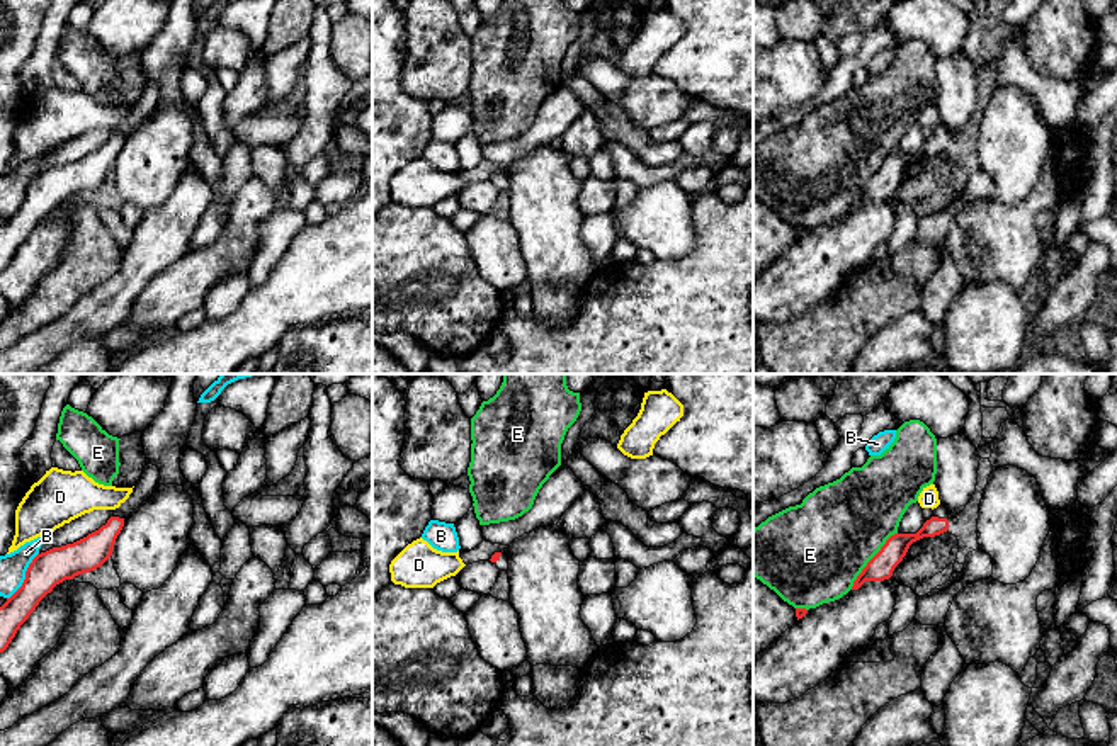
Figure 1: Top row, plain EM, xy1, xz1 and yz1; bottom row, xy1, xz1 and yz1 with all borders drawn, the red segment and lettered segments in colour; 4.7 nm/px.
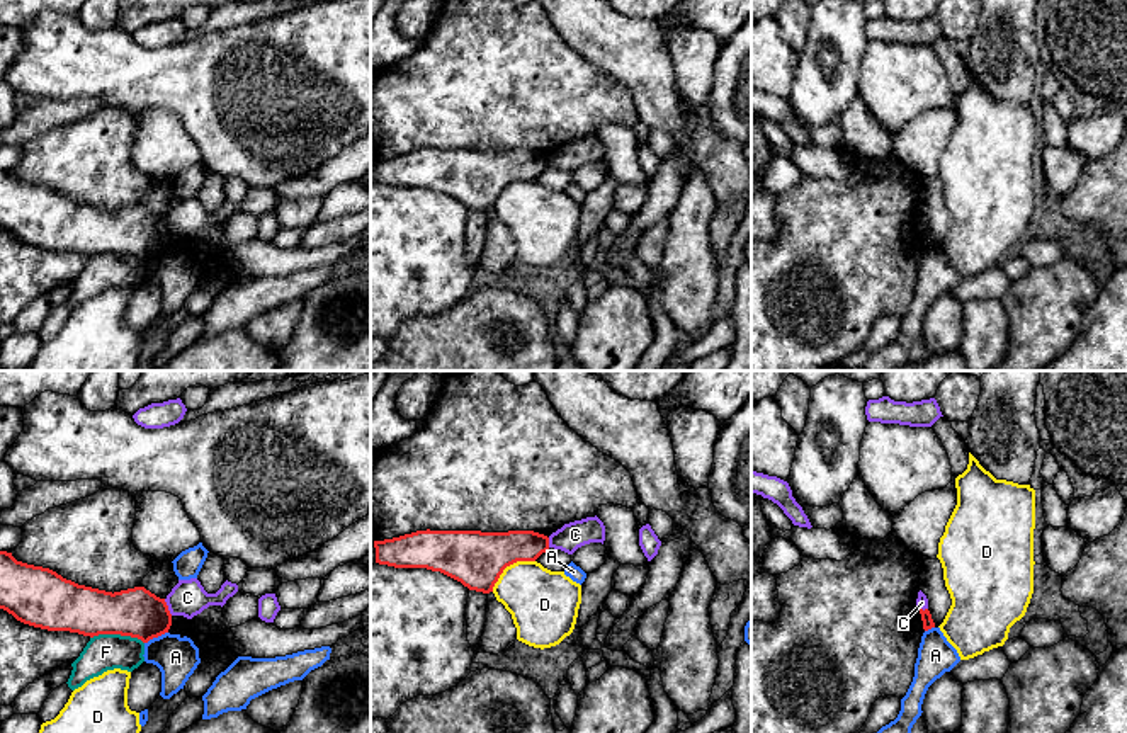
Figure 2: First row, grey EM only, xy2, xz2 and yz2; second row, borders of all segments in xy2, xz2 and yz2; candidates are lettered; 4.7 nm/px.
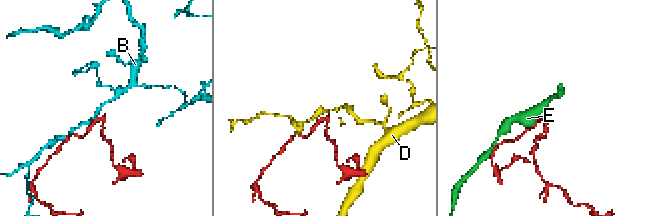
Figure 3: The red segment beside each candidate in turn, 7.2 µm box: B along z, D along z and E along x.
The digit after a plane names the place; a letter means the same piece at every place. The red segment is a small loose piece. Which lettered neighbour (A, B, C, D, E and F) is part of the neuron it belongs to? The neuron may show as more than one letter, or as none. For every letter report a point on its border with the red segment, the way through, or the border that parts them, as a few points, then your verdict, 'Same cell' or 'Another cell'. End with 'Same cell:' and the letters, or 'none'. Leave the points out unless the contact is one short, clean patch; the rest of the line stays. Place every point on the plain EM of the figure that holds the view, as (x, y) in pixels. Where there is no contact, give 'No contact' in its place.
A: Touches red at xy2 (155, 255). Boundary: xy2 (167, 250), (145, 262). Another cell
B: Touches red at xy1 (26, 196). Another cell
C: Touches red at xy2 (167, 227). Boundary: xy2 (164, 218), (172, 233). Another cell
D: Touches red at xz2 (509, 184). Boundary: xz2 (534, 179), (510, 182), (492, 210). Another cell
E: Touches red at yz1 (871, 179). Another cell
F: Touches red at xy2 (118, 252). Boundary: xy2 (90, 255), (130, 254), (143, 262). Another cell
Same cell: none

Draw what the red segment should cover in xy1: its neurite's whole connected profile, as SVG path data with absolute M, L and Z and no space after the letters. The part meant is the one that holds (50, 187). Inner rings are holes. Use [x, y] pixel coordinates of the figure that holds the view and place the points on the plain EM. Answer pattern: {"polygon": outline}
{"polygon": "M146 83L133 112L114 129L105 144L73 163L53 167L32 178L22 206L0 226L0 272L9 267L20 245L56 204L100 187L112 175L124 139L151 117L158 105L158 87Z"}

